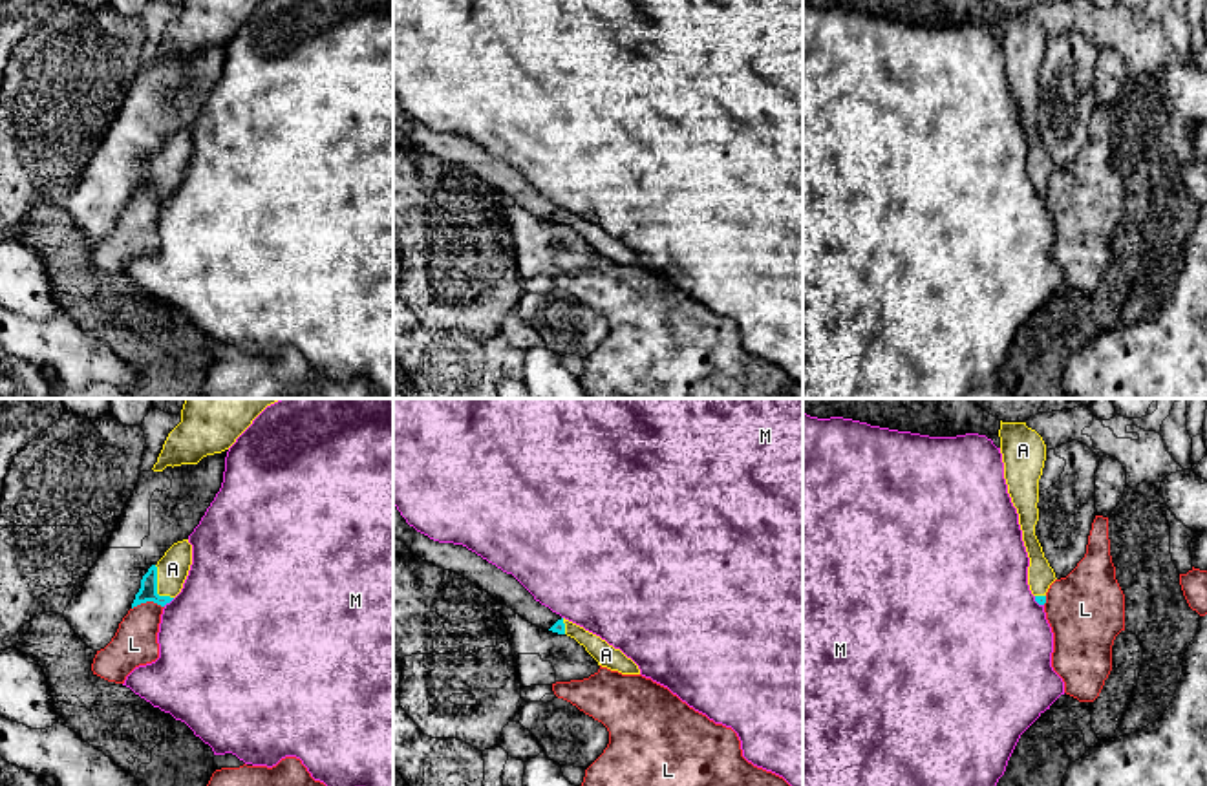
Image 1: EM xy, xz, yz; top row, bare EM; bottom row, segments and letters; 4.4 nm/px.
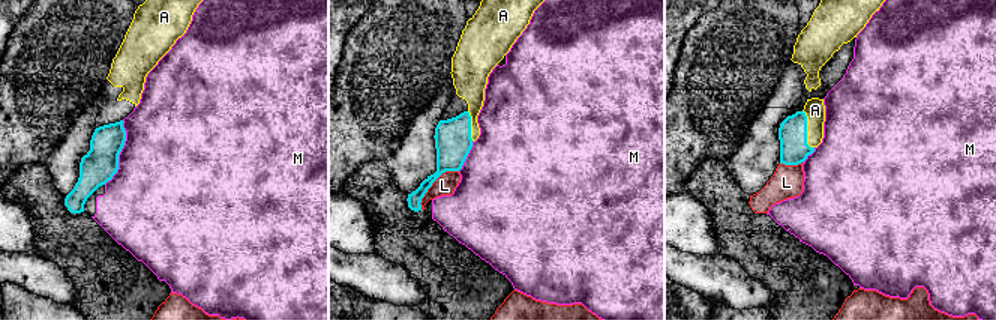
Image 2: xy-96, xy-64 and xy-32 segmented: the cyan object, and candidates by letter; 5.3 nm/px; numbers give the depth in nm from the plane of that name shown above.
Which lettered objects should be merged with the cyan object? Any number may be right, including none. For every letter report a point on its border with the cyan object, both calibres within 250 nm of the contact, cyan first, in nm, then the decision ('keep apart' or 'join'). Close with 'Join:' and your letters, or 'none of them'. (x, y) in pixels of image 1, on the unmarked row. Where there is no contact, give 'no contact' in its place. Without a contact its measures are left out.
A: contact xy (156, 178); calibres 80 and 140 nm; join
L: contact xy (147, 191); calibres 80 and 190 nm; keep apart
M: contact xy (169, 192); calibres 80 and 480 nm; keep apart
Join: A

